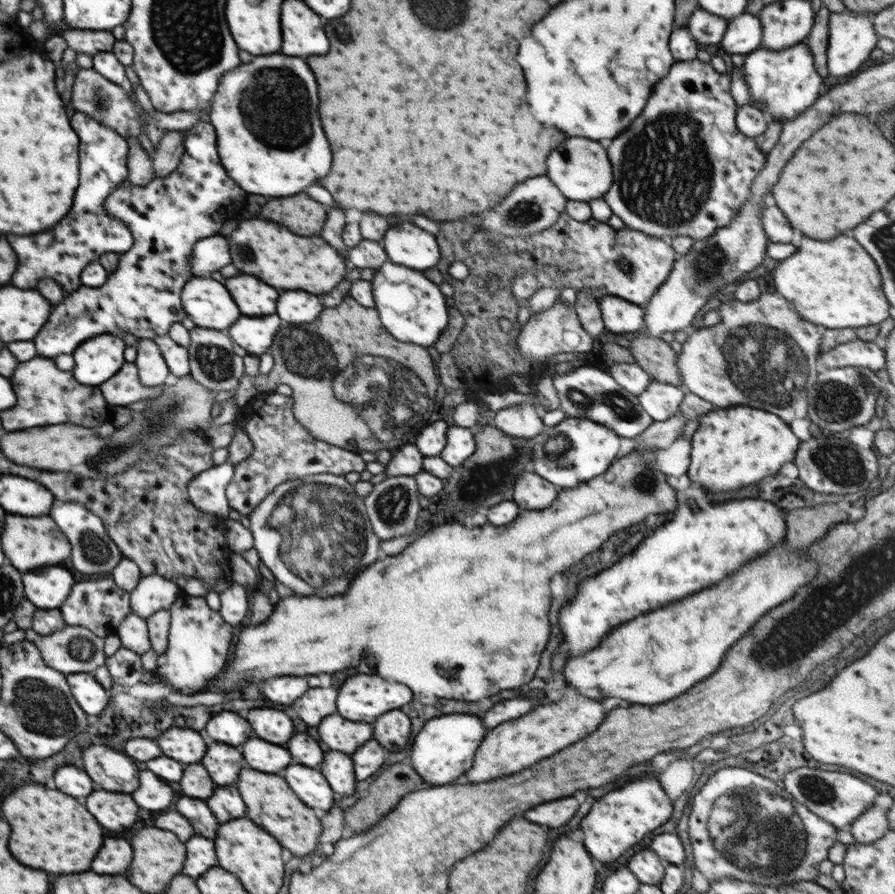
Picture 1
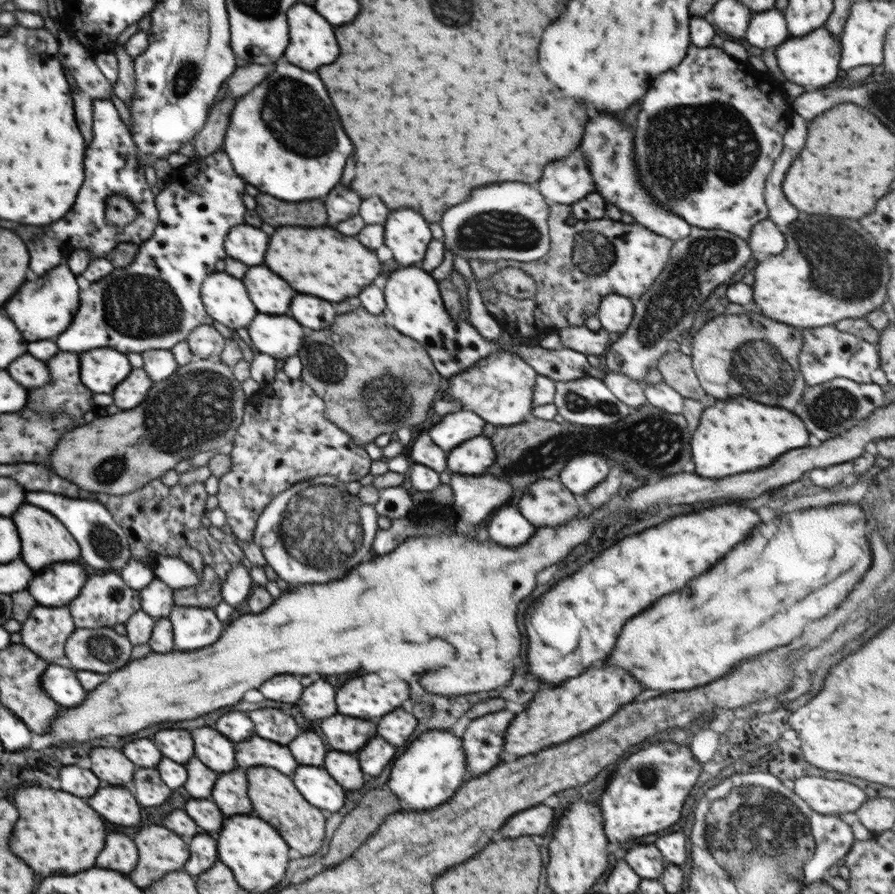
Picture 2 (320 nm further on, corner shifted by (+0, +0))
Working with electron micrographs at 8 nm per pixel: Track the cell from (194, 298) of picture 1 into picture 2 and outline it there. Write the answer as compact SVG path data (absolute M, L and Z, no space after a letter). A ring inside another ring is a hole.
M215 270L204 279L201 286L201 299L210 318L234 331L248 328L258 314L242 282L226 271Z

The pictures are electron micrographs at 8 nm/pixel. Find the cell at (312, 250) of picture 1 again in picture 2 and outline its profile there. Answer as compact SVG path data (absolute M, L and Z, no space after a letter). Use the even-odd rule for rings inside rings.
M284 226L272 234L264 264L288 280L302 294L318 296L328 302L340 302L358 296L382 274L378 256L364 248L356 238L344 236L334 228L294 228Z

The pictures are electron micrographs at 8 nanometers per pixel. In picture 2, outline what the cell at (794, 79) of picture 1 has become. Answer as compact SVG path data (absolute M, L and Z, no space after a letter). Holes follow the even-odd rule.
M824 26L813 30L808 36L792 37L786 39L776 47L776 56L779 69L782 70L786 80L800 86L826 86L834 82L840 74L840 40L832 38L832 33Z

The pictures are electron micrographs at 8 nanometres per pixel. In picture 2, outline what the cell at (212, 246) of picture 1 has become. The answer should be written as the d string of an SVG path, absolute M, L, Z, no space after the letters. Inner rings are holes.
M247 223L232 227L224 239L226 257L234 258L246 266L258 266L268 250L270 236L260 228Z

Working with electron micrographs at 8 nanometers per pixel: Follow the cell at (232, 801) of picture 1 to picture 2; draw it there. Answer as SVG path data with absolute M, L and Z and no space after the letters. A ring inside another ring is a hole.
M242 768L224 772L216 780L216 786L214 786L214 792L210 798L214 798L216 806L224 812L225 816L252 812L252 804L250 804L248 796L248 780L246 780L246 772Z

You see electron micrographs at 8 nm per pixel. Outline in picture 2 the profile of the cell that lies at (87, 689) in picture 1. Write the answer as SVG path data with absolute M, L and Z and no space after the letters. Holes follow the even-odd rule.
M53 663L41 678L41 687L58 704L70 708L80 704L86 689L80 684L75 670L64 663Z

